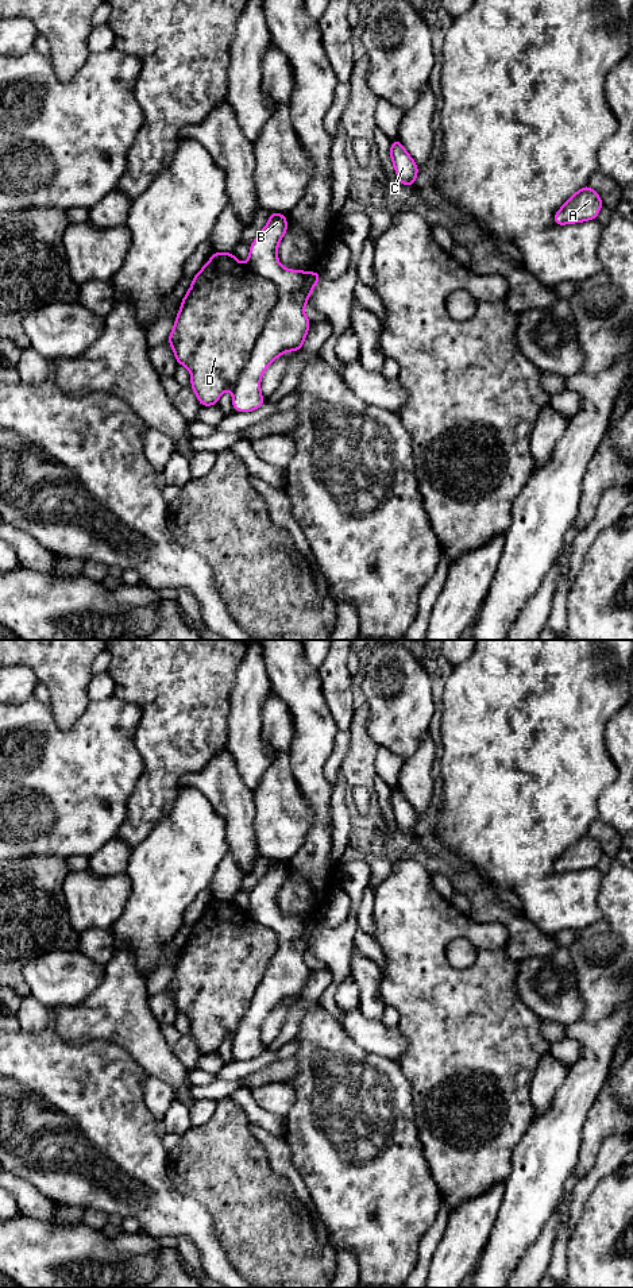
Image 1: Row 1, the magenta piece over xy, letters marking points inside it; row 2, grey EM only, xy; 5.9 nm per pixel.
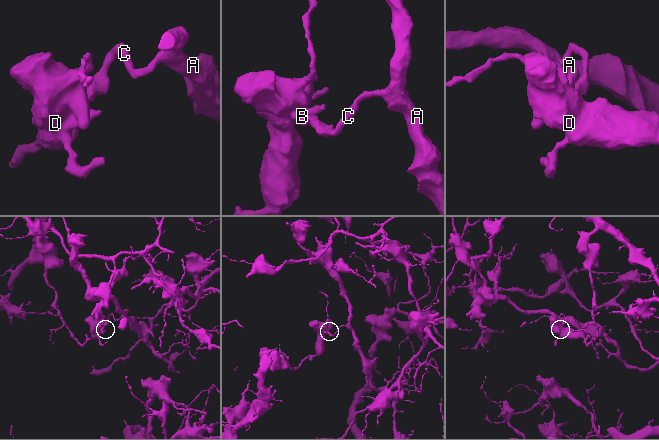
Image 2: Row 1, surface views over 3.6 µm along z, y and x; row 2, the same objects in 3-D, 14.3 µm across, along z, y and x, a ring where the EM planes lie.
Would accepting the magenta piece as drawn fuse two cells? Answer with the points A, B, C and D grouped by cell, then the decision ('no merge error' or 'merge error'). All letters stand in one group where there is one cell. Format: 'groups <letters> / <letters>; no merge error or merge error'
groups A B C / D; merge error

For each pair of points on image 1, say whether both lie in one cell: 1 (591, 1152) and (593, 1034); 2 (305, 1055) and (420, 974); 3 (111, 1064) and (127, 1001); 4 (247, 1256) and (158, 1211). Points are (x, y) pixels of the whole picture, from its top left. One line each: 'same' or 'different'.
1: different
2: different
3: different
4: different

